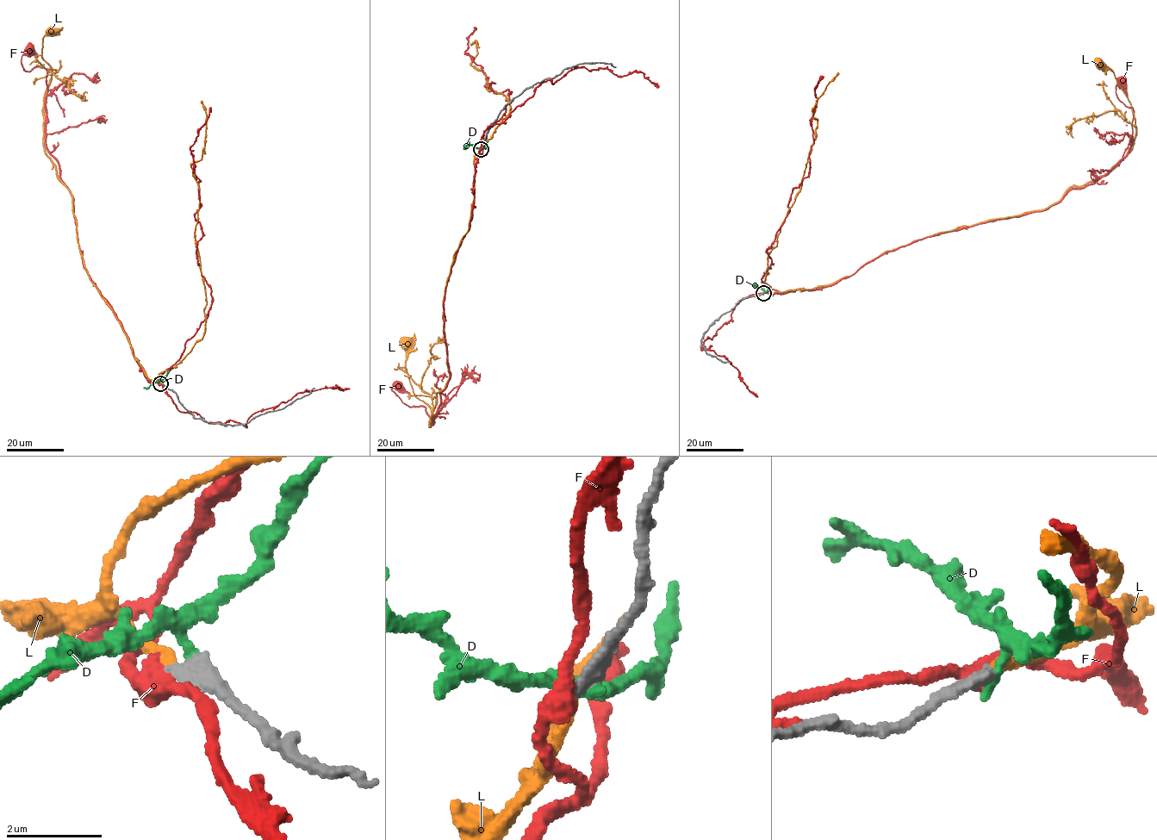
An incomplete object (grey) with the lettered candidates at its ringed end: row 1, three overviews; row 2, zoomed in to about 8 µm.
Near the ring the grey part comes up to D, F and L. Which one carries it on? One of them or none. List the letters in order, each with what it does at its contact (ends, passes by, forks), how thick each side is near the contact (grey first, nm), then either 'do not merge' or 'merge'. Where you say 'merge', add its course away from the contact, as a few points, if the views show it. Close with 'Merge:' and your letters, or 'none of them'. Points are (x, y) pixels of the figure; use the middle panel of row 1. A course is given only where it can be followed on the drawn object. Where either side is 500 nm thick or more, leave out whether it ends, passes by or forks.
D: it passes by; calibres 360 and 200 nm; do not merge
F: it passes by; calibres 360 and 380 nm; do not merge
L: it ends; calibres 340 and 220 nm; merge; course (481, 149), (469, 228), (444, 288), (449, 377), (429, 426), (429, 406), (408, 376), (405, 343)
Merge: L

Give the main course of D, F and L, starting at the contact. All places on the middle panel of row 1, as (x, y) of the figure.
D: (482, 148), (471, 145), (463, 149)
F: (481, 149), (469, 230), (445, 288), (450, 379), (432, 425), (425, 406), (404, 404), (391, 388), (399, 386)
L: (481, 149), (469, 228), (444, 288), (449, 377), (429, 426), (429, 406), (408, 376), (405, 343)

